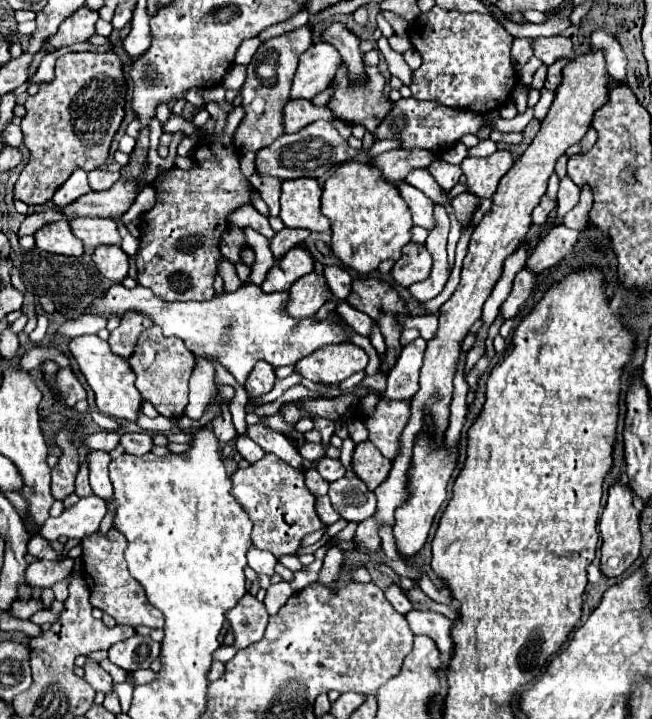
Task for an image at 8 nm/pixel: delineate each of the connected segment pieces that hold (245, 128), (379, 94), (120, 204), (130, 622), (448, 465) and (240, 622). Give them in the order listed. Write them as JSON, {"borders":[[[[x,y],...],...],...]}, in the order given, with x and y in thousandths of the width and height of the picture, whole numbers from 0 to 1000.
{"borders":[[[[462,36],[446,45],[437,45],[425,53],[416,53],[403,58],[388,83],[379,89],[379,108],[376,117],[367,125],[370,134],[370,147],[376,153],[373,167],[367,170],[360,186],[357,186],[357,203],[363,211],[394,211],[397,206],[406,206],[419,200],[431,186],[437,186],[434,178],[434,150],[443,142],[443,128],[446,128],[446,114],[456,97],[459,78],[480,61],[477,39]]],[[[523,92],[511,111],[517,117],[517,128],[505,139],[505,145],[514,161],[520,161],[523,167],[538,172],[557,172],[566,184],[572,184],[587,161],[600,153],[600,142],[587,136],[590,108],[581,103],[578,92],[560,92],[560,100],[563,117],[557,122],[535,125],[532,100],[529,92]]],[[[216,245],[201,250],[201,256],[183,256],[183,250],[179,250],[167,264],[137,267],[133,273],[124,273],[112,284],[84,287],[84,292],[90,292],[103,309],[109,309],[115,303],[130,303],[130,300],[152,300],[152,303],[186,300],[204,284],[204,278],[210,273],[213,250],[216,250]]],[[[170,734],[161,745],[140,743],[127,748],[127,784],[130,784],[130,807],[140,821],[140,840],[155,846],[158,851],[170,854],[179,868],[195,871],[229,871],[229,873],[250,873],[253,862],[250,854],[229,840],[216,812],[198,801],[195,782],[189,776],[189,765],[195,762],[195,748],[186,740]]],[[[655,592],[643,606],[640,606],[640,618],[633,623],[633,651],[627,656],[627,695],[606,712],[606,734],[603,734],[603,745],[609,751],[609,765],[615,773],[637,773],[646,759],[655,751],[661,726],[667,720],[667,715],[673,712],[676,701],[683,698],[683,676],[692,665],[692,656],[698,651],[698,640],[701,640],[701,626],[695,626],[695,631],[686,631],[676,623],[661,626],[661,595]]],[[[376,826],[360,846],[348,851],[348,865],[357,873],[360,882],[360,896],[357,898],[336,898],[327,907],[327,918],[348,921],[351,915],[360,912],[367,901],[379,901],[388,893],[397,893],[403,887],[403,879],[413,865],[413,854],[406,848],[406,840],[397,837],[391,829]]]]}

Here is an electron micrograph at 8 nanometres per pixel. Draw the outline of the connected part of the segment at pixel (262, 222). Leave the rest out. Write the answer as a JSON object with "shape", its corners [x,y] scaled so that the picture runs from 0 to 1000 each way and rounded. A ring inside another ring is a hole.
{"shape":[[[373,284],[373,287],[360,289],[357,295],[351,295],[348,306],[351,306],[351,312],[360,312],[360,314],[367,314],[367,317],[385,314],[385,317],[391,317],[394,323],[400,323],[400,325],[410,328],[410,331],[416,331],[416,328],[422,325],[422,323],[416,320],[416,314],[413,314],[410,300],[397,298],[385,284]]]}

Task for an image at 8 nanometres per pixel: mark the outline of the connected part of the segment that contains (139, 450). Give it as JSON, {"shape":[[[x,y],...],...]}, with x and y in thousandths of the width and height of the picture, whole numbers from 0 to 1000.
{"shape":[[[216,601],[216,604],[186,604],[183,620],[189,620],[195,631],[219,634],[219,631],[225,631],[232,626],[235,615],[232,615],[232,606],[225,601]]]}

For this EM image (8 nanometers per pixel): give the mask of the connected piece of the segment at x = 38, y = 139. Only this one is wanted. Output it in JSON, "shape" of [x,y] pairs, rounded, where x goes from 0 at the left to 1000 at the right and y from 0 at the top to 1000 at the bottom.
{"shape":[[[103,72],[90,78],[84,89],[84,108],[78,114],[66,114],[60,120],[60,128],[44,134],[38,142],[41,159],[32,167],[32,181],[35,206],[44,211],[44,225],[23,253],[23,275],[35,278],[38,284],[69,284],[81,275],[84,264],[97,256],[97,250],[103,250],[118,234],[140,239],[158,231],[167,217],[170,195],[189,167],[189,145],[189,86],[176,72]]]}

